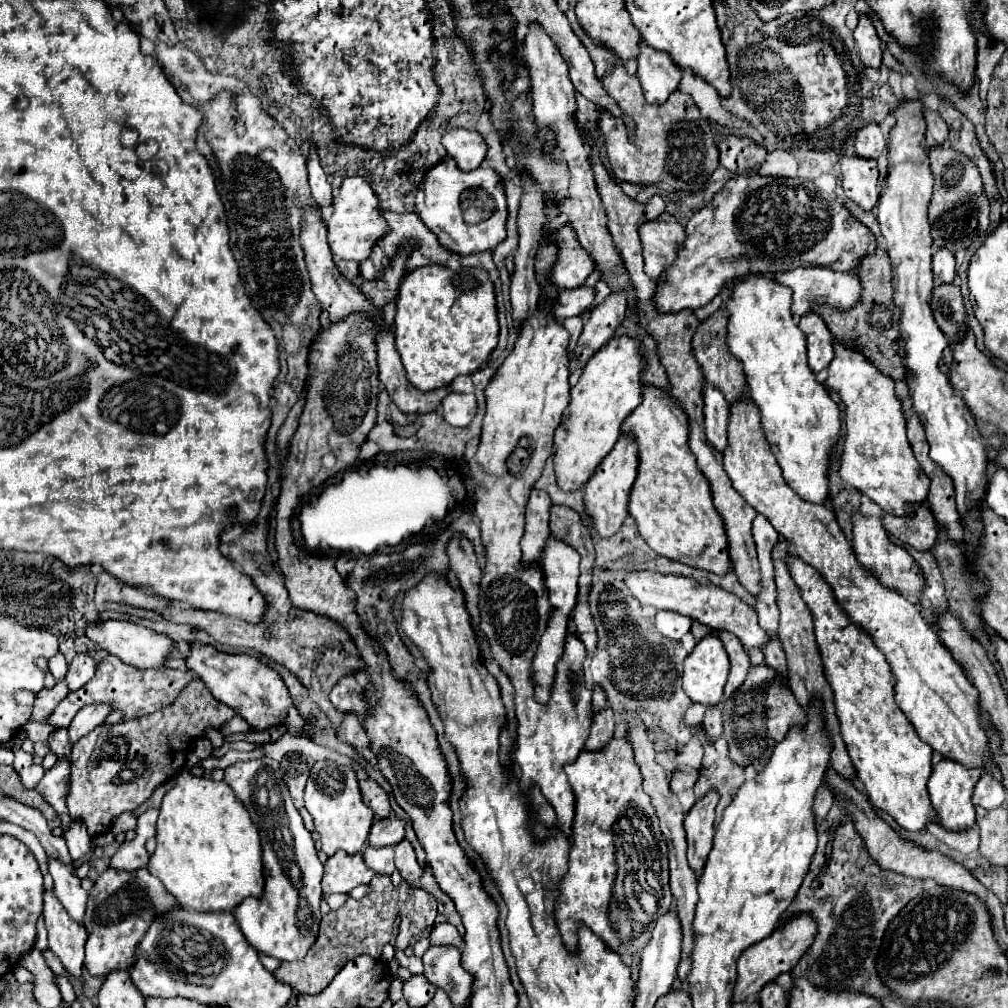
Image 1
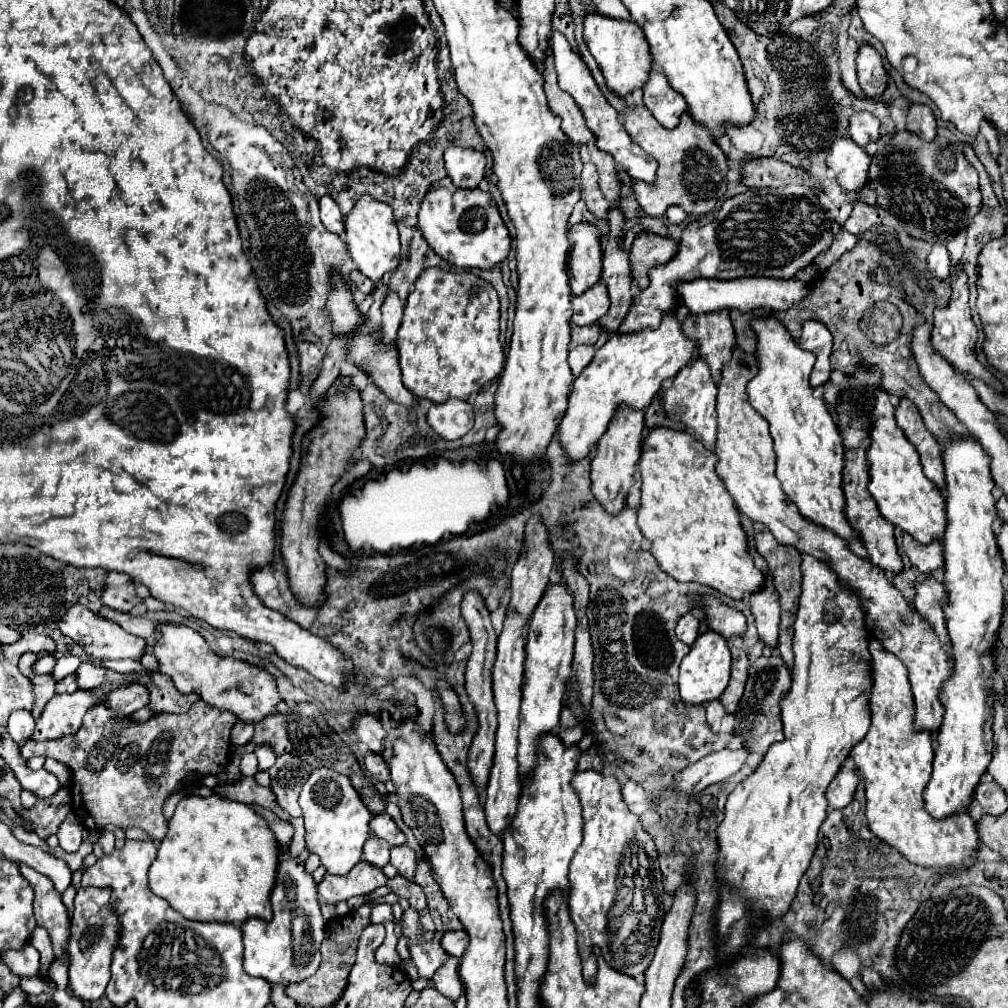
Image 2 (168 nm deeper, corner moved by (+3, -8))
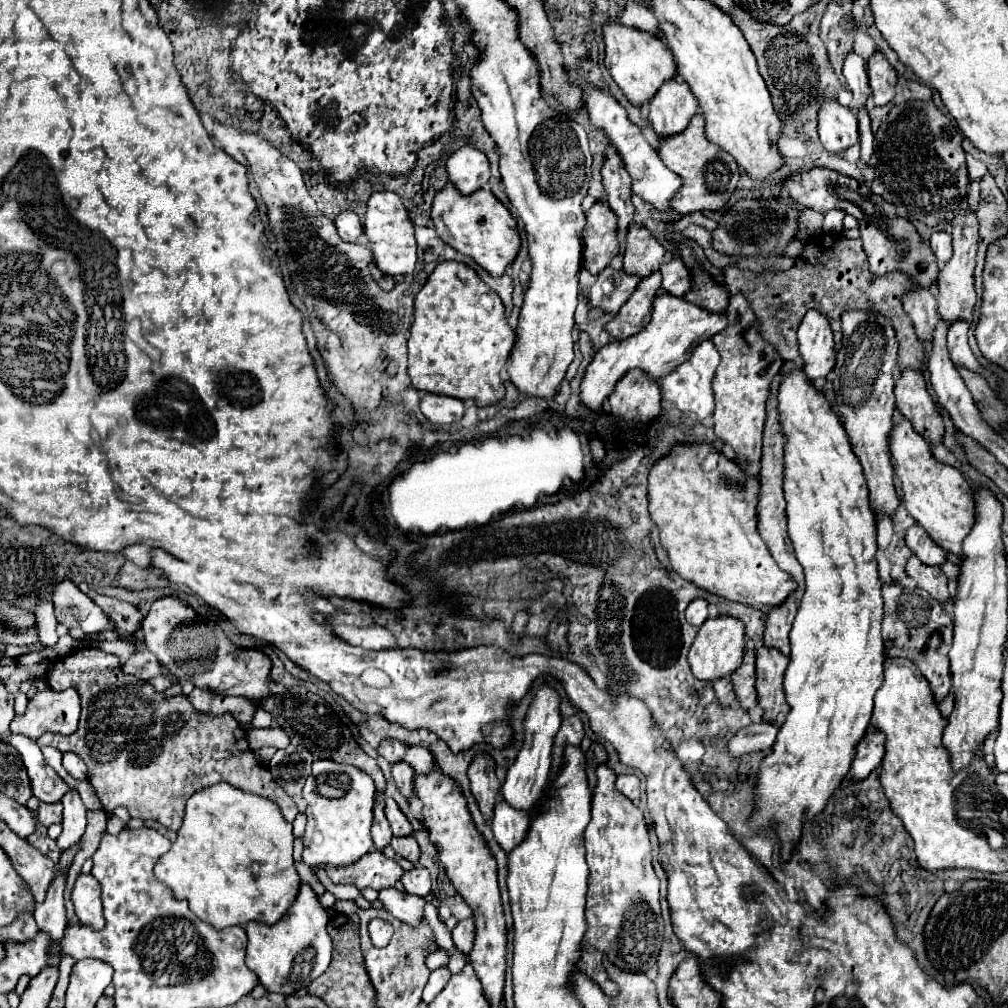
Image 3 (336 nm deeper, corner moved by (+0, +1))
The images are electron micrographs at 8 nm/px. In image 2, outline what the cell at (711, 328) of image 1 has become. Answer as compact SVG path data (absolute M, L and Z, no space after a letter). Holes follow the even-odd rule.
M711 311L711 313L689 313L683 319L683 331L699 343L699 355L707 359L715 383L721 375L721 365L731 359L735 345L735 331L729 319L729 311Z

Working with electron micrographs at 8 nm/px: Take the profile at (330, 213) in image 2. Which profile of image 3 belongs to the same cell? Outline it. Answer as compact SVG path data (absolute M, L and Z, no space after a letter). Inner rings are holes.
M342 210L336 216L334 224L336 224L336 230L338 230L340 238L344 238L346 242L358 242L358 236L362 234L362 222L354 212Z

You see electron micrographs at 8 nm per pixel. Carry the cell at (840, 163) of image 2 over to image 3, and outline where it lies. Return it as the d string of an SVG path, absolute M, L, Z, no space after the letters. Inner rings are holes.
M824 102L818 112L820 142L830 154L840 154L860 142L858 118L838 102Z

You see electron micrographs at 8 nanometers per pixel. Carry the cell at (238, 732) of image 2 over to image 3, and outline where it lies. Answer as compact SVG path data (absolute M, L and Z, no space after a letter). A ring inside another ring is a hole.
M256 708L252 728L268 728L268 726L272 726L272 716L270 716L270 714L266 714L266 710Z

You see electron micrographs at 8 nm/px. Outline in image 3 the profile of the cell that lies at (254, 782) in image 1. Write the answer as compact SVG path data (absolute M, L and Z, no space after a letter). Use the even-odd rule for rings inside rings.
M300 882L300 890L296 894L296 902L288 908L288 912L272 926L264 922L248 922L246 934L248 934L248 948L246 948L246 966L258 974L258 980L262 986L268 988L268 992L280 992L280 994L292 994L300 988L308 988L308 984L318 978L330 964L330 950L332 940L328 936L328 912L320 904L318 894L310 888L310 884Z

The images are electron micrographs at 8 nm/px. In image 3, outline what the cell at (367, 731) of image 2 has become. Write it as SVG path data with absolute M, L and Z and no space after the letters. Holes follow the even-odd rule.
M384 738L378 746L378 754L384 756L390 764L398 762L404 758L404 744L402 742L394 742L394 738Z

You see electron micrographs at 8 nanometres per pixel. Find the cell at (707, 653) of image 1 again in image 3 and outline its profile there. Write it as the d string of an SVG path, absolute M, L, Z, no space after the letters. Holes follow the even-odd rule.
M718 616L714 620L706 620L690 648L688 662L692 668L694 678L704 680L704 682L714 682L718 678L730 676L742 662L744 654L744 624L732 616Z

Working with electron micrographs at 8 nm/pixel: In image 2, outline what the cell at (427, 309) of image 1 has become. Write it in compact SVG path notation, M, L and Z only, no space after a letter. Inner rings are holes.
M429 267L419 275L415 287L407 299L401 329L397 333L399 365L403 371L403 385L417 397L433 403L443 403L451 397L469 399L471 393L481 391L491 383L505 363L505 353L499 343L499 297L489 281L479 279L473 273L445 271L441 267Z

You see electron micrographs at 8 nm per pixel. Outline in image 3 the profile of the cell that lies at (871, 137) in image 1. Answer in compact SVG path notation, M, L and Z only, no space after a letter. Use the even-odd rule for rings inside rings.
M850 54L844 62L844 70L842 70L850 90L852 90L852 102L848 104L848 108L852 110L860 110L866 106L866 100L870 98L870 86L868 86L868 76L866 76L866 62L856 56Z

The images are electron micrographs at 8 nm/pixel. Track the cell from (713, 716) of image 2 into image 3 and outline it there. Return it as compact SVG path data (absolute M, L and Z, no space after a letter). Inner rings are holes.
M730 676L714 680L714 694L716 694L716 700L718 700L720 706L726 706L726 708L734 706L736 696L734 696L734 690L732 690L732 684L730 684Z

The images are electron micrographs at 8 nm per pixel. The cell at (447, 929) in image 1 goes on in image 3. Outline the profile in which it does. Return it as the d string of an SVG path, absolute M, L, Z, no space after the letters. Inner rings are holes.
M474 918L458 922L456 928L452 930L452 940L460 952L468 954L472 950L472 942L474 942Z

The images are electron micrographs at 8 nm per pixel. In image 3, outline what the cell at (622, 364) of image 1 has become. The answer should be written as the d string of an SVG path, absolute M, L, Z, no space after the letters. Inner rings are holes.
M662 294L652 304L652 320L634 336L626 340L612 340L606 346L602 346L592 362L586 368L586 374L580 384L580 400L582 404L598 412L604 404L604 400L614 392L616 382L628 372L628 370L642 370L650 380L660 380L668 376L672 370L676 370L680 364L684 364L692 352L692 348L708 338L712 338L716 332L720 332L726 326L724 314L712 314L708 310L698 308L692 302L686 302L684 298Z

